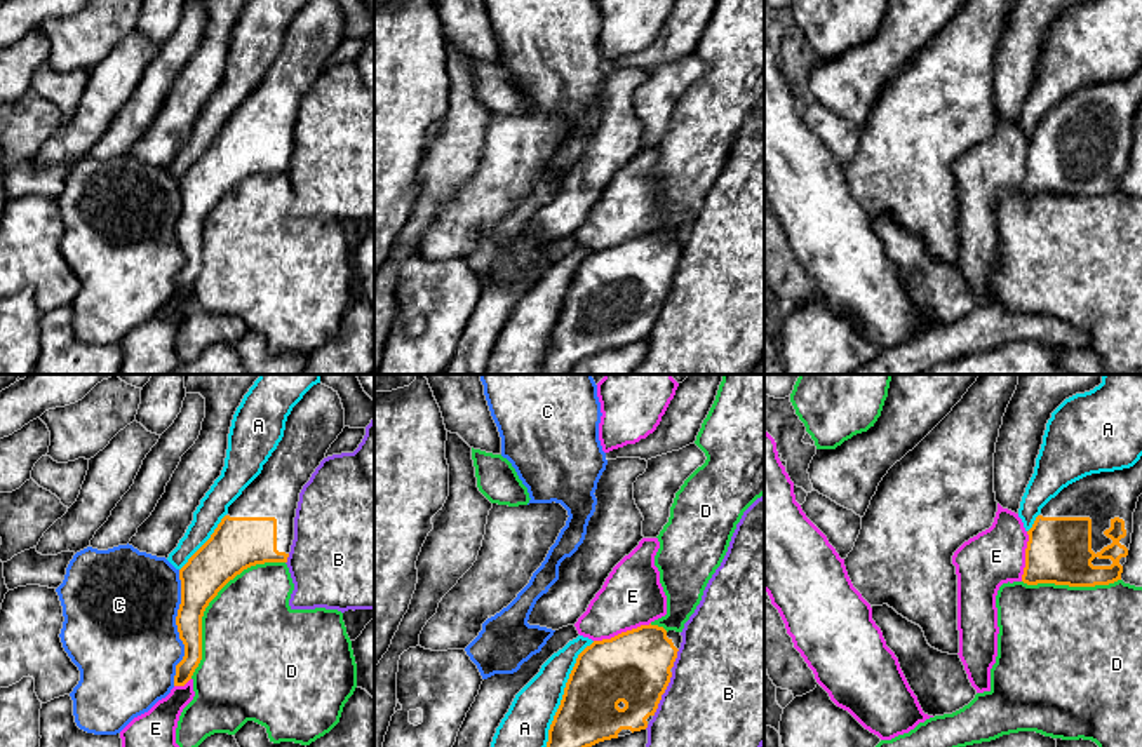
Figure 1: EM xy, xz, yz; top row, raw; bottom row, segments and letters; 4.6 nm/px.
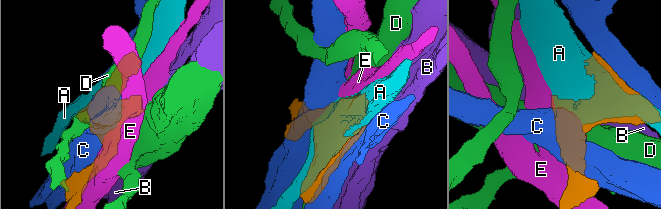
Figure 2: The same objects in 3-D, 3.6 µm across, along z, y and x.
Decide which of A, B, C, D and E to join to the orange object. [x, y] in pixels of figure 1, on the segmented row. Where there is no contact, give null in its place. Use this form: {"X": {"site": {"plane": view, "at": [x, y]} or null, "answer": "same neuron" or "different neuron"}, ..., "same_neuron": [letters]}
{"A": {"site": {"plane": "xz", "at": [564, 693]}, "answer": "different neuron"}, "B": {"site": {"plane": "xz", "at": [662, 693]}, "answer": "different neuron"}, "C": {"site": {"plane": "xy", "at": [178, 627]}, "answer": "different neuron"}, "D": {"site": {"plane": "xy", "at": [209, 601]}, "answer": "different neuron"}, "E": {"site": {"plane": "xz", "at": [622, 632]}, "answer": "different neuron"}, "same_neuron": []}

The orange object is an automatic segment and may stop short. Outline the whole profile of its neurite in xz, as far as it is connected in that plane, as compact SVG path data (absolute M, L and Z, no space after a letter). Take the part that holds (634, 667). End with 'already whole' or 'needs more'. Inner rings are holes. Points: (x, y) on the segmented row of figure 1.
M649 623L587 646L566 683L547 747L592 747L646 730L681 643L681 632Z; needs more

